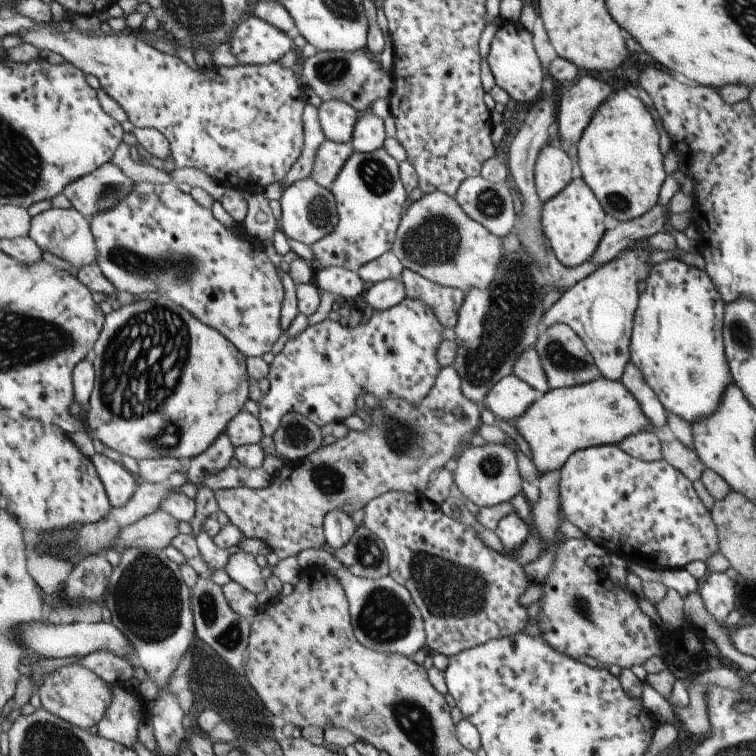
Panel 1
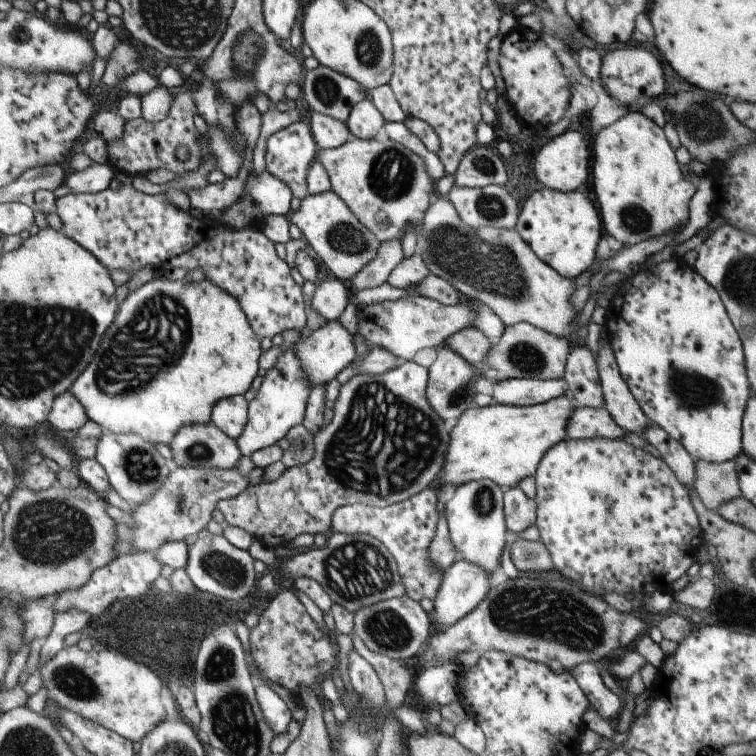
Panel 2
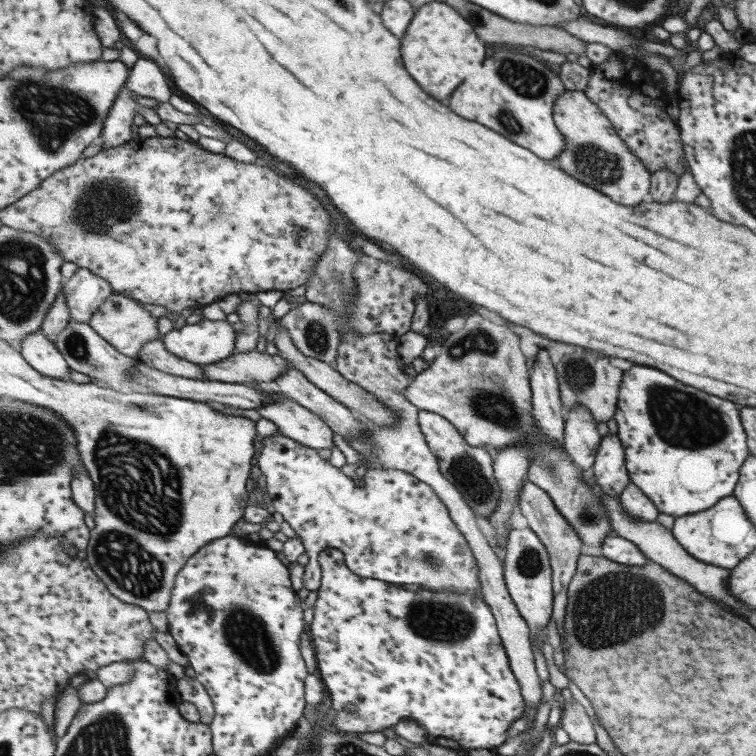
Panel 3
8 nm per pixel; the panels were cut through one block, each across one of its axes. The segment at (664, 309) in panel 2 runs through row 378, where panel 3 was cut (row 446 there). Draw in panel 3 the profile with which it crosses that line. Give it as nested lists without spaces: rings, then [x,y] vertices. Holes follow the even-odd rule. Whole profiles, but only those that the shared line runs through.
[[[633,366],[624,372],[614,419],[625,450],[629,482],[652,500],[659,513],[673,518],[707,510],[720,498],[731,495],[743,460],[750,454],[739,412],[731,402],[683,386],[655,368]]]

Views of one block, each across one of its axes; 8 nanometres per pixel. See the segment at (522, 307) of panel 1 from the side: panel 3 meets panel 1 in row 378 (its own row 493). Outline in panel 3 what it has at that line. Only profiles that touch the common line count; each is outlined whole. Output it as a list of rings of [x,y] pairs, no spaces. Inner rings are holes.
[[[421,411],[419,425],[426,435],[431,451],[438,456],[442,474],[458,486],[463,493],[463,498],[466,498],[479,516],[489,520],[502,495],[501,484],[495,477],[491,454],[485,452],[483,448],[470,446],[451,421],[447,421],[435,412]]]

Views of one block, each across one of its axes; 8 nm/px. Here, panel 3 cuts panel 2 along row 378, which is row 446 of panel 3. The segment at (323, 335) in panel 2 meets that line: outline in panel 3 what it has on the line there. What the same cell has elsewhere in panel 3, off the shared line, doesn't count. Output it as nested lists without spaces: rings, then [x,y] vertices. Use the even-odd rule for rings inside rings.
[[[279,398],[259,408],[261,417],[274,421],[284,436],[315,450],[331,450],[335,432],[319,415],[292,399]]]

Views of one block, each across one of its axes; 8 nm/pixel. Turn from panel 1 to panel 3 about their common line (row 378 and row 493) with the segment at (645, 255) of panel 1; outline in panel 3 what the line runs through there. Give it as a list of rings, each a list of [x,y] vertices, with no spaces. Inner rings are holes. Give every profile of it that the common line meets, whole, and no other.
[[[618,434],[602,438],[595,465],[592,467],[597,484],[610,495],[617,496],[629,484],[625,450]]]

